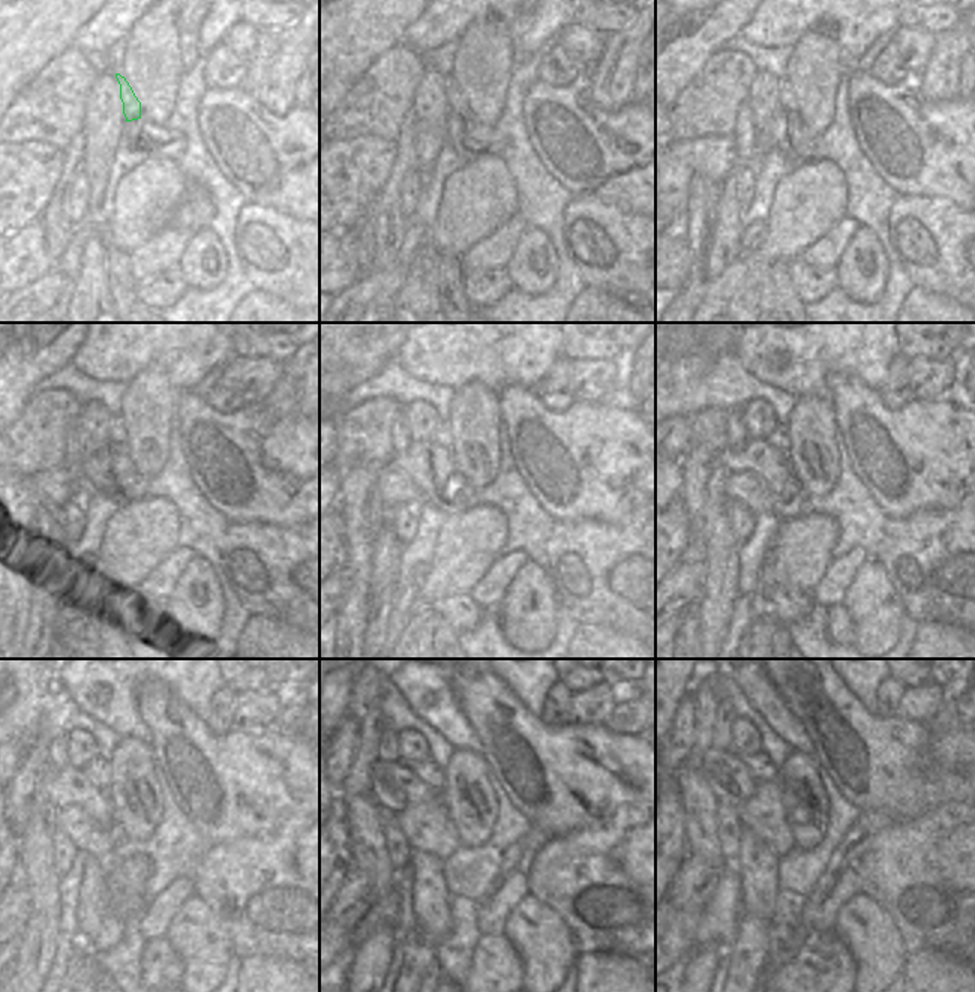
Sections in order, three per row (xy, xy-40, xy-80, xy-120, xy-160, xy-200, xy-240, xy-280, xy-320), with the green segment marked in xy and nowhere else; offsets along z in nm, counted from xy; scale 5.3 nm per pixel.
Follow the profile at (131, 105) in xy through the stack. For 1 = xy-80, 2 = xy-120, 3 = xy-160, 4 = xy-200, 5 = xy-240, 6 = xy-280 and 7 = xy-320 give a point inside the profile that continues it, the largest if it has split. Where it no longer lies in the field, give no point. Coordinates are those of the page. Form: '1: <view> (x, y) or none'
1: xy-80 (788, 101)
2: xy-120 (116, 431)
3: xy-160 (441, 437)
4: xy-200 (779, 438)
5: xy-240 (98, 772)
6: xy-280 (426, 770)
7: xy-320 (761, 769)

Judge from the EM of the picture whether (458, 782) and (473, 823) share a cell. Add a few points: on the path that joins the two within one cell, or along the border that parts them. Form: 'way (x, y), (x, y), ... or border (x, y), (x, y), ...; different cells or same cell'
way (462, 793), (473, 812); same cell

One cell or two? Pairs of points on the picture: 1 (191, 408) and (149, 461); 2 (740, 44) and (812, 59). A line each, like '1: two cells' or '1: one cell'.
1: two cells
2: two cells

